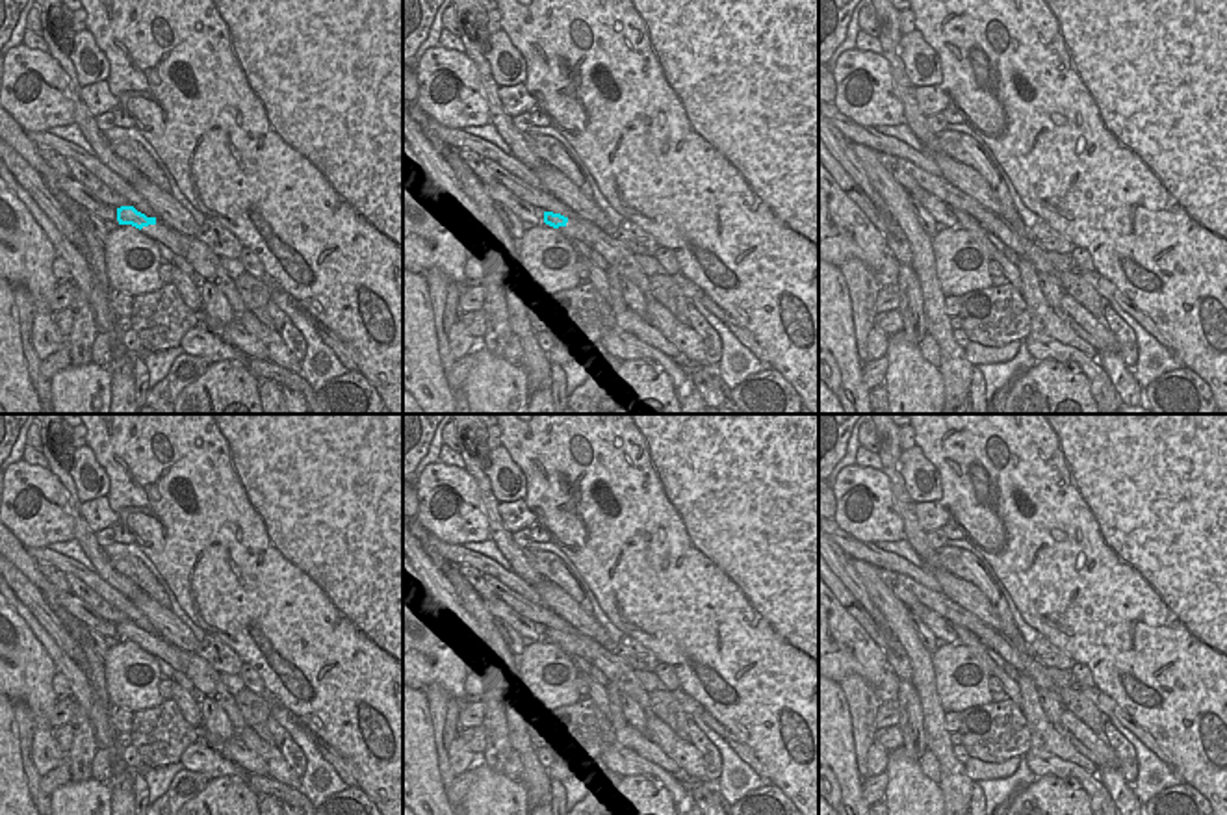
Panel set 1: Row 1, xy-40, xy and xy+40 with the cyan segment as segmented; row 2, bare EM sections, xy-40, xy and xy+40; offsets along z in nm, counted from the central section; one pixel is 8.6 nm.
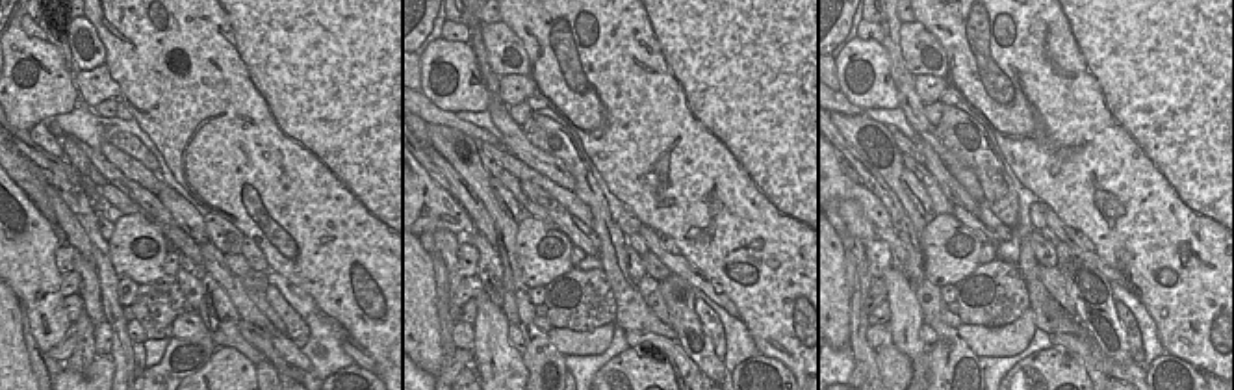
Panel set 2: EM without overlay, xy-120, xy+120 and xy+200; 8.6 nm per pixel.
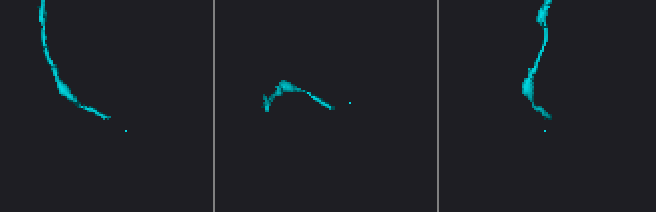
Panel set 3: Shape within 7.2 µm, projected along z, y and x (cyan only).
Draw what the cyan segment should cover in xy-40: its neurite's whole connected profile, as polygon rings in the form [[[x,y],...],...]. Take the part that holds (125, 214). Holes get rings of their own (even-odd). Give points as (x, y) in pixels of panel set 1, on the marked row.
[[[134,206],[117,208],[117,221],[119,225],[132,225],[139,230],[143,226],[156,225],[156,217],[147,217],[145,213],[137,212]]]

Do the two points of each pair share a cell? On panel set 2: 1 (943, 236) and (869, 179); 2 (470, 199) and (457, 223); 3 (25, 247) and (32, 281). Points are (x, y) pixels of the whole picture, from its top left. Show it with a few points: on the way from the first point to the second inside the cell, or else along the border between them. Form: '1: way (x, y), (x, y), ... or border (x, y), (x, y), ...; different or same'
1: border (917, 238), (923, 249), (923, 273), (926, 277); different
2: border (448, 192), (475, 229); different
3: way (25, 255), (32, 273); same

